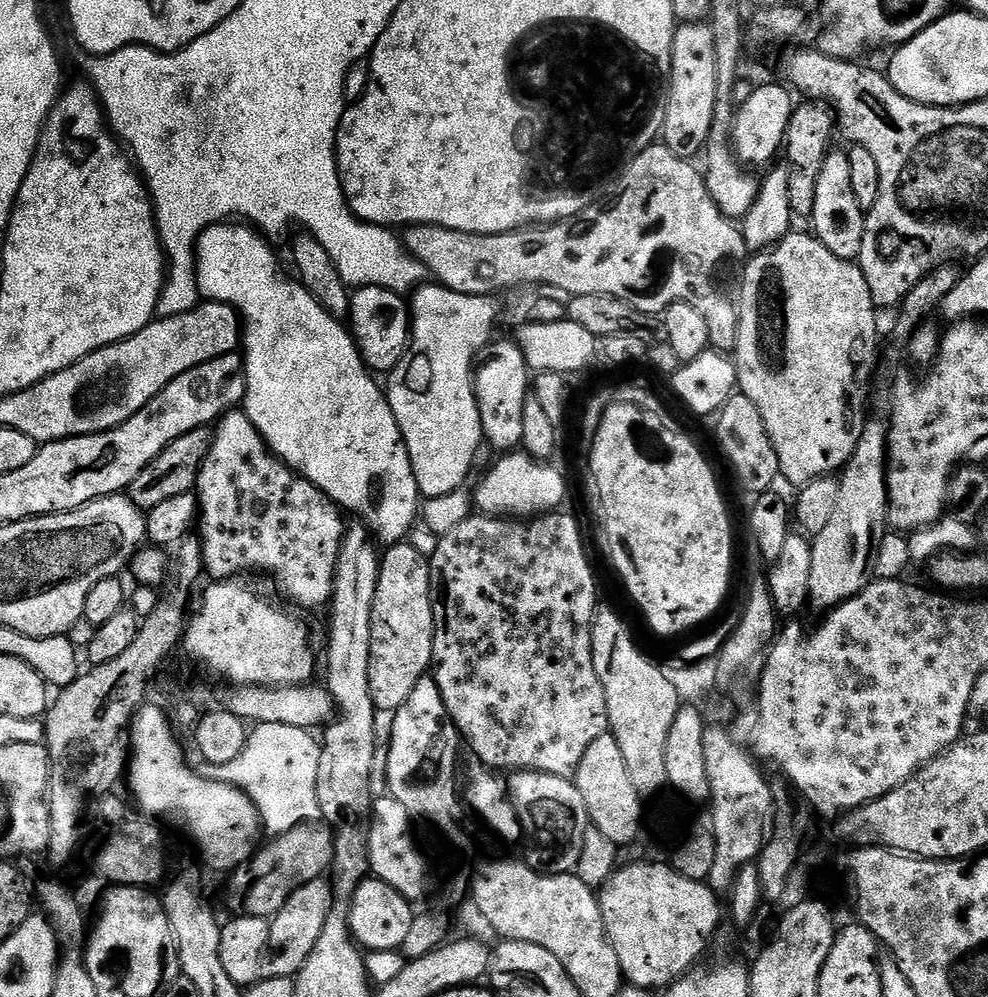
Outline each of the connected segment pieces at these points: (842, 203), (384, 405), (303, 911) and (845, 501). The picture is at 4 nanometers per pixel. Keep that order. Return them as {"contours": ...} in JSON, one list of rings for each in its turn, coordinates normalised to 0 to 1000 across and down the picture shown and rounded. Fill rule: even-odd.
{"contours":[[[[839,151],[832,162],[832,175],[828,175],[828,187],[824,195],[824,211],[820,218],[821,232],[826,240],[853,261],[865,262],[872,251],[872,235],[874,234],[876,210],[868,207],[868,199],[864,199],[864,191],[860,187],[860,162],[857,151]]],[[[228,223],[218,225],[216,229],[206,232],[198,244],[198,285],[202,288],[202,296],[207,302],[220,301],[222,305],[231,305],[243,314],[245,325],[245,356],[247,358],[247,378],[251,386],[247,392],[245,411],[253,419],[253,423],[261,431],[261,435],[271,445],[271,451],[279,457],[290,469],[310,478],[322,491],[331,495],[340,509],[349,515],[361,514],[363,521],[377,531],[383,539],[384,545],[389,548],[404,546],[417,530],[417,525],[422,525],[423,515],[427,510],[427,498],[423,491],[423,483],[419,479],[419,471],[415,463],[415,455],[409,446],[403,423],[393,406],[390,390],[381,386],[382,378],[378,376],[366,358],[364,350],[353,330],[345,322],[339,321],[299,280],[290,281],[285,274],[279,273],[279,253],[271,245],[272,242],[258,228],[247,223]]],[[[328,881],[316,883],[296,895],[285,913],[272,924],[274,929],[273,945],[265,965],[264,982],[299,980],[304,975],[310,961],[317,955],[323,938],[326,937],[326,930],[329,929],[338,903],[336,888]]],[[[883,421],[870,430],[868,447],[849,474],[850,490],[840,524],[822,543],[820,560],[821,609],[841,612],[855,606],[881,585],[887,565],[887,548],[897,534],[899,521],[899,426]]]]}

